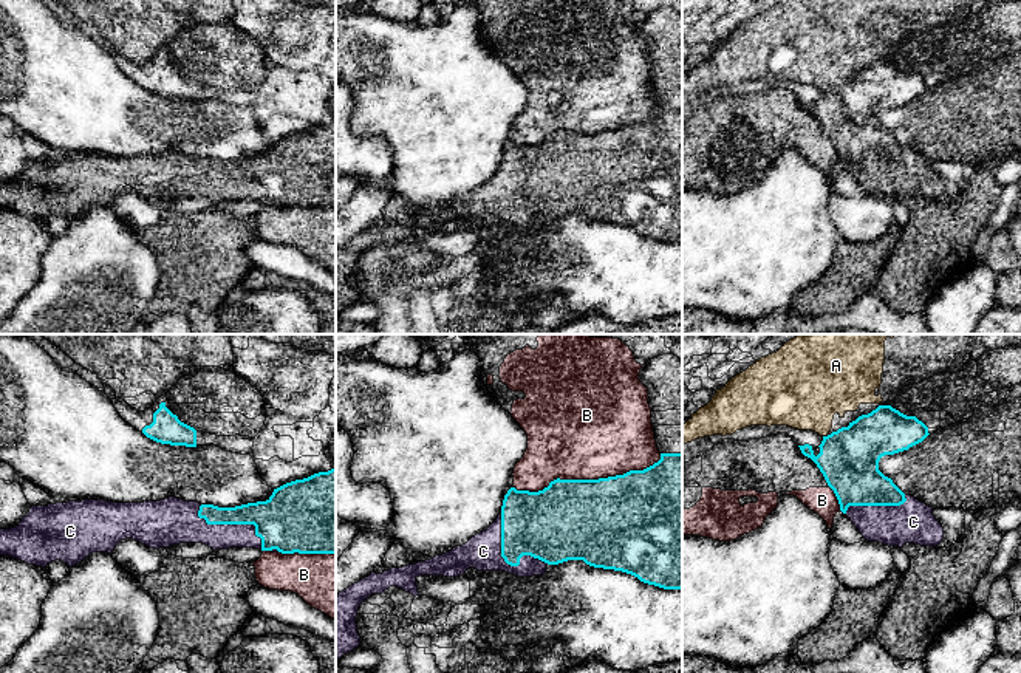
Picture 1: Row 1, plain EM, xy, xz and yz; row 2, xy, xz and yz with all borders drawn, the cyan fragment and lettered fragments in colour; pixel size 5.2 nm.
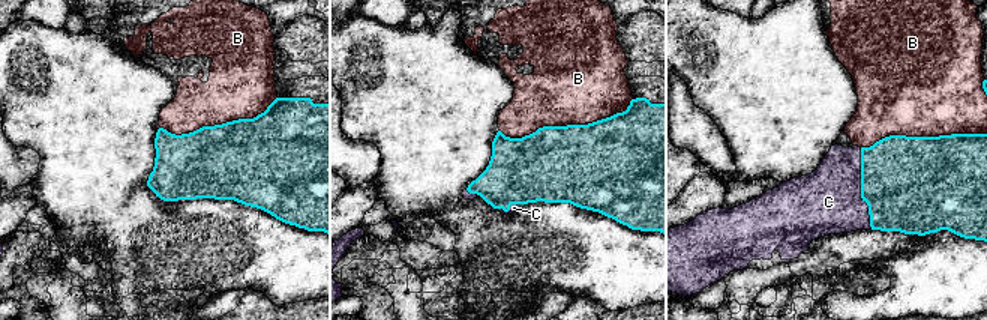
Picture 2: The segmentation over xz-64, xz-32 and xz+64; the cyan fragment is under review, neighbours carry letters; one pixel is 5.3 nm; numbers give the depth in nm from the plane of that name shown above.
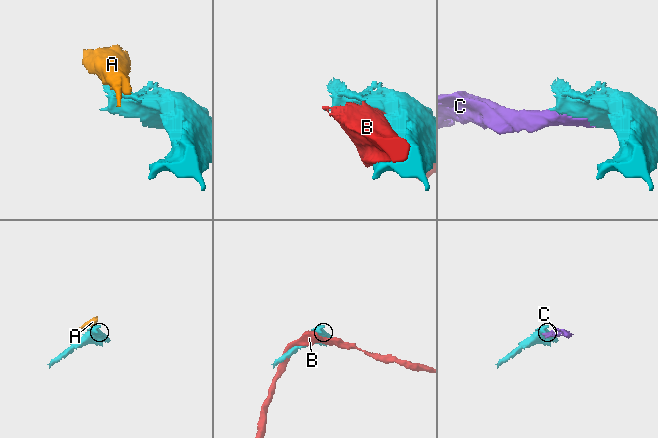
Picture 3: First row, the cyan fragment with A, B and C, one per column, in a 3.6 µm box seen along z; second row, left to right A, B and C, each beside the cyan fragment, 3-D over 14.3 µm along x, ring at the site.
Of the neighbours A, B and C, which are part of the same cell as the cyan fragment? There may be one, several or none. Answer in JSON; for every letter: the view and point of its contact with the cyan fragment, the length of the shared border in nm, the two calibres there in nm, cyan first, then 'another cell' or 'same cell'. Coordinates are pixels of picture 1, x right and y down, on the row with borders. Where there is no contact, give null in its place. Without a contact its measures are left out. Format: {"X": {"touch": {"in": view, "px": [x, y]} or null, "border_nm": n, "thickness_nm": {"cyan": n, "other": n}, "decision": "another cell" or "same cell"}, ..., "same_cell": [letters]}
{"A": {"touch": {"in": "yz", "px": [825, 437]}, "border_nm": 30, "thickness_nm": {"cyan": 320, "other": 380}, "decision": "another cell"}, "B": {"touch": {"in": "xz", "px": [588, 480]}, "border_nm": 800, "thickness_nm": {"cyan": 460, "other": 500}, "decision": "another cell"}, "C": {"touch": {"in": "xz", "px": [505, 560]}, "border_nm": 380, "thickness_nm": {"cyan": 340, "other": 190}, "decision": "same cell"}, "same_cell": ["C"]}

